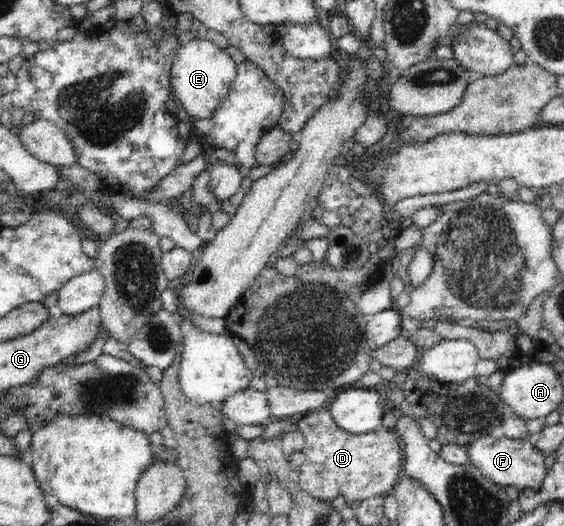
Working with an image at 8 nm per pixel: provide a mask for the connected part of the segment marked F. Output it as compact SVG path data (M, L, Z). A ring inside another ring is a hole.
M488 434L464 446L470 463L478 467L481 473L497 487L506 489L508 486L514 486L519 491L524 489L539 491L548 473L547 467L544 466L545 455L535 448L530 438L508 439L504 436L497 439Z

